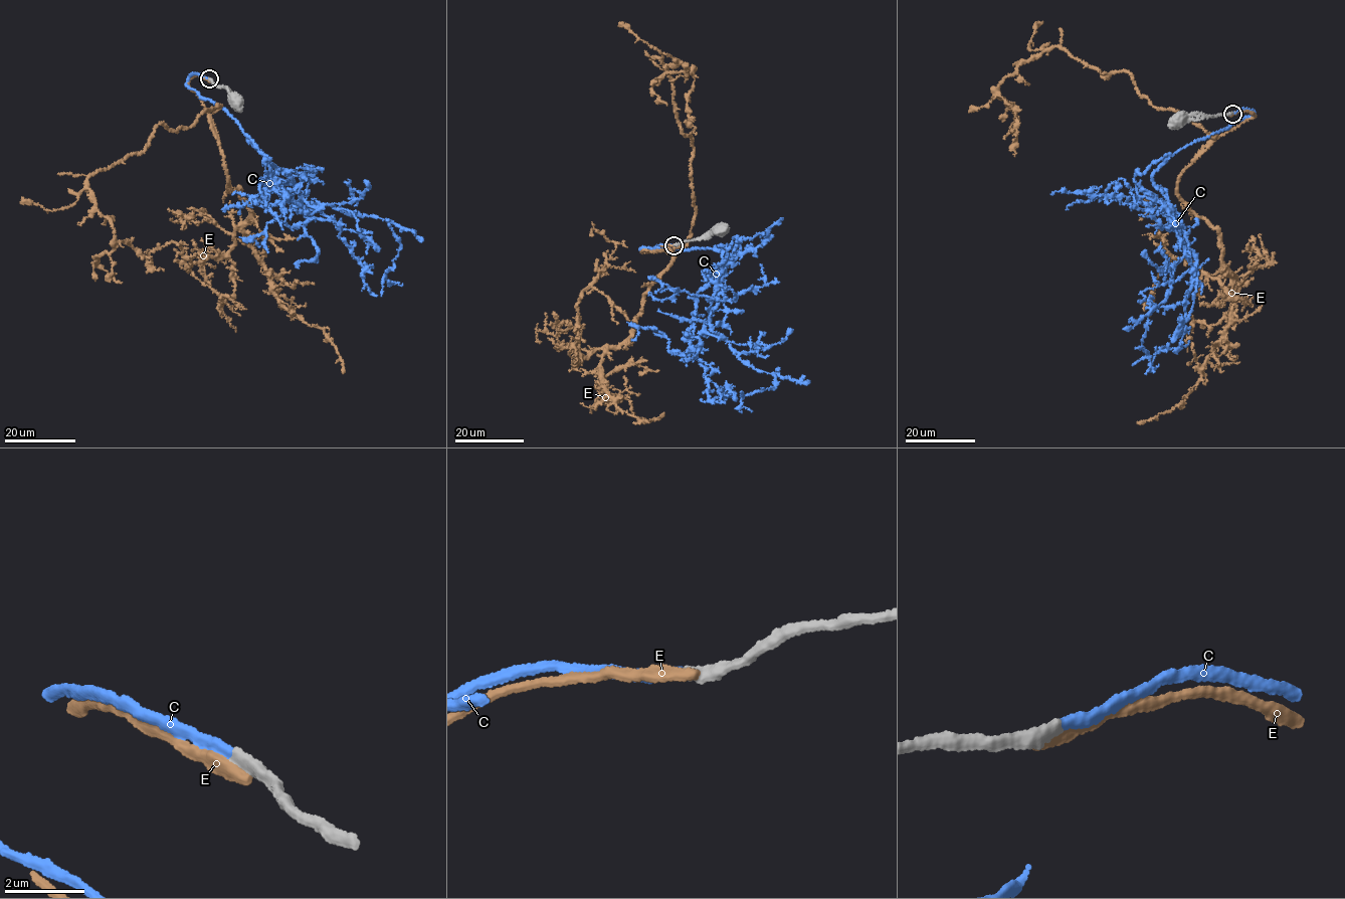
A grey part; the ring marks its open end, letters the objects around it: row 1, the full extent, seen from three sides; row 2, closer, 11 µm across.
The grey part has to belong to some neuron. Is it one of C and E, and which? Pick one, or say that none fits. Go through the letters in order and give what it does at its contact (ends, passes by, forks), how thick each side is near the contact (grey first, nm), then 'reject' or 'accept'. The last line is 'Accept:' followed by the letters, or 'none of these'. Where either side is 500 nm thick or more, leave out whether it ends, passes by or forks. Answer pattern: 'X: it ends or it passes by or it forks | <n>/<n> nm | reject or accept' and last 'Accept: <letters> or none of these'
C: it ends | 340/260 nm | accept
E: it ends | 400/360 nm | reject
Accept: C

